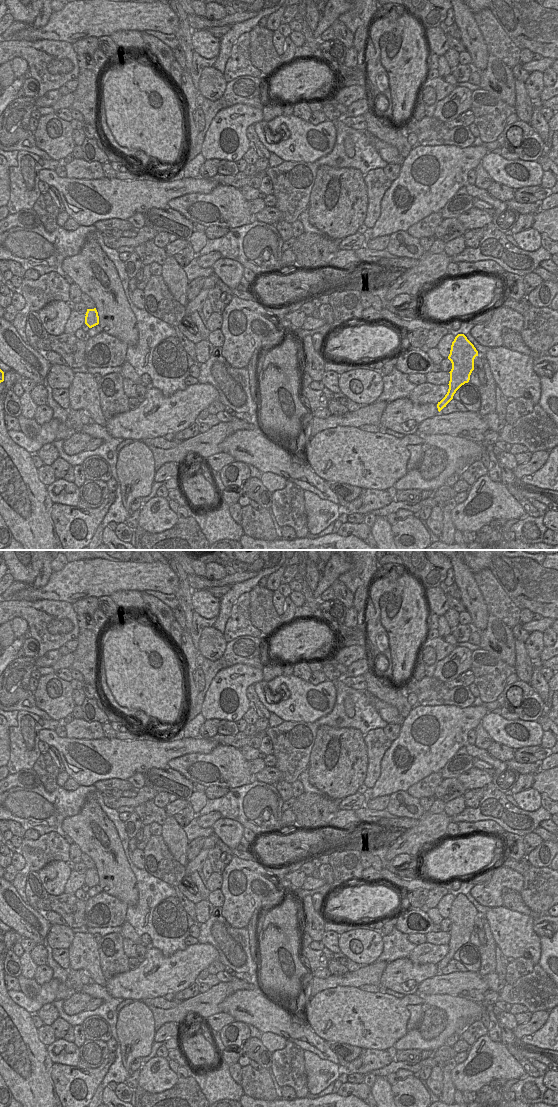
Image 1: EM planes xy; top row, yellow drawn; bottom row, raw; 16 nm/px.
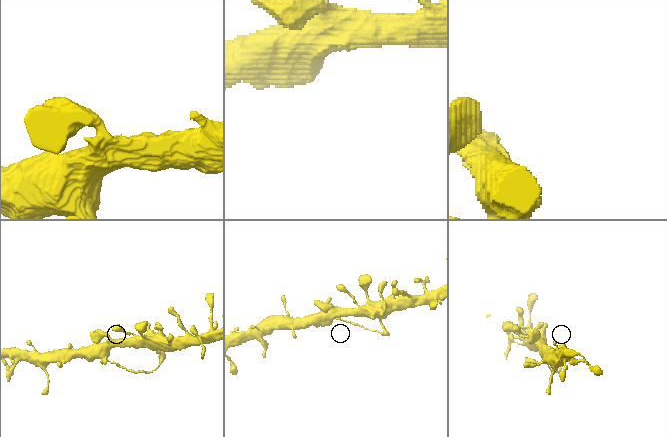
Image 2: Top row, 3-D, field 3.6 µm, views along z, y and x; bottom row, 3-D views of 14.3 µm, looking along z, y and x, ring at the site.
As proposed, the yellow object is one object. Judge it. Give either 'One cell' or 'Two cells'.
Two cells

